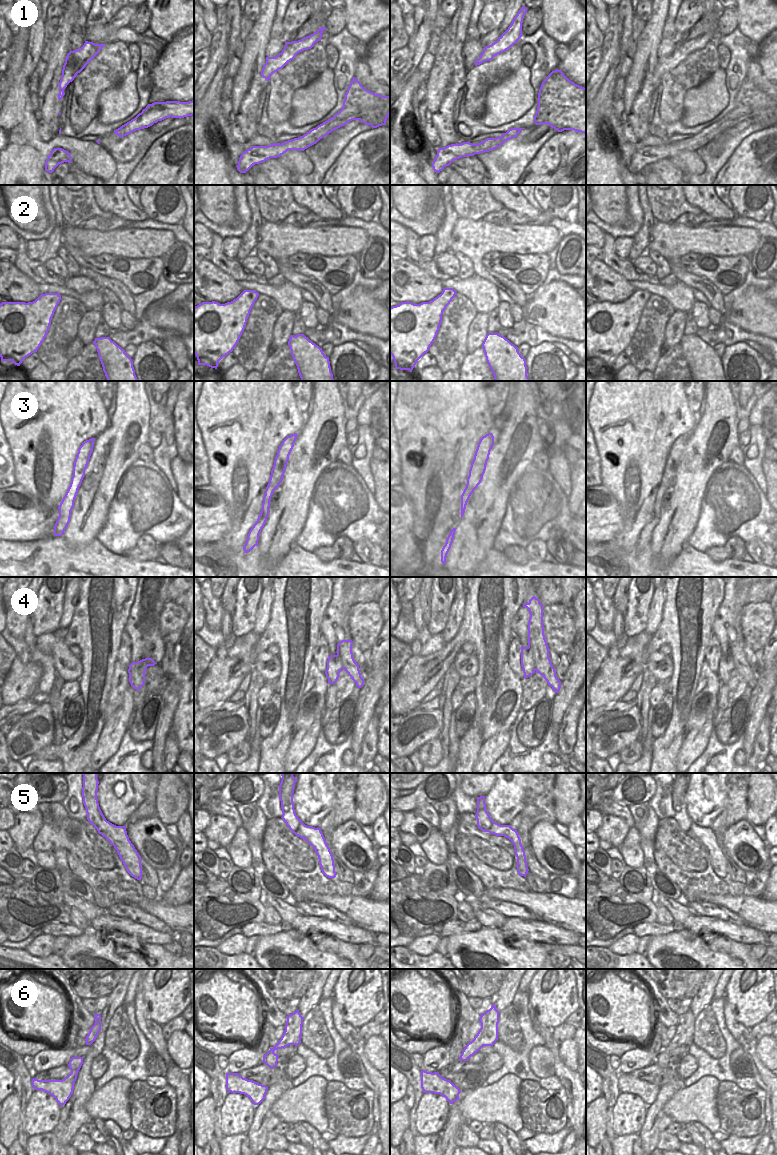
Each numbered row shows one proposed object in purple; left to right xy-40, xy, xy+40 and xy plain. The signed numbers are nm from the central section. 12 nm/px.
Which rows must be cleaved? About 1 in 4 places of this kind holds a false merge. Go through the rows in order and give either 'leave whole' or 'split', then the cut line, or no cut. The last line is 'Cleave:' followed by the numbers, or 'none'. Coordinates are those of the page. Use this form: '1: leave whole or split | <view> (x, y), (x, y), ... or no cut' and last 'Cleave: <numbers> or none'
1: split | xy (302, 136), (315, 138), (317, 141)
2: leave whole | no cut
3: leave whole | no cut
4: split | xy+40 (528, 646), (536, 669)
5: split | xy-40 (103, 815), (102, 824), (96, 828)
6: leave whole | no cut
Cleave: 1, 4, 5

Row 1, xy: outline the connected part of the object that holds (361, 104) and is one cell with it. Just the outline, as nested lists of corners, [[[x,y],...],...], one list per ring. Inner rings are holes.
[[[353,77],[343,101],[342,109],[333,117],[311,129],[304,138],[316,138],[317,142],[332,131],[352,120],[360,120],[366,125],[377,128],[386,125],[390,115],[390,96],[382,96],[365,89]]]

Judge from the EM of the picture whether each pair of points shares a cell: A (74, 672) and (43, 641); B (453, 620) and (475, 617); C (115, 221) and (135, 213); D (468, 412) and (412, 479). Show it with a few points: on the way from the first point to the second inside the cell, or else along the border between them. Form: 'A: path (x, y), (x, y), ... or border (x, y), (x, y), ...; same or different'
A: path (67, 665), (65, 659), (52, 646); same
B: border (465, 596), (464, 615), (458, 632), (451, 640); different
C: border (114, 214), (132, 221); different
D: path (451, 429), (438, 446), (436, 456), (429, 463); same

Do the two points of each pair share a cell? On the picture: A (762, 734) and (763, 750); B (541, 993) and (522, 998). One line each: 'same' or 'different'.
A: same
B: different

